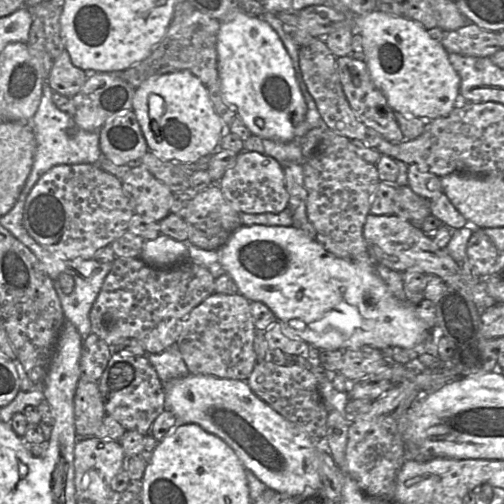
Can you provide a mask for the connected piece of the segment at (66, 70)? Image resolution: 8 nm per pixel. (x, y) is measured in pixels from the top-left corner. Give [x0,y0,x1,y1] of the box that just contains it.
[48,49,87,97]

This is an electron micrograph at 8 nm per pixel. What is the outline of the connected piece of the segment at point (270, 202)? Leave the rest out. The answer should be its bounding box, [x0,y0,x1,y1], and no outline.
[218,151,289,214]

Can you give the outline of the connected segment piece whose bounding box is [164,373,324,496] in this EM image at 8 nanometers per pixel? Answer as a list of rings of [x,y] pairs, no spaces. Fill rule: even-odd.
[[[189,374],[164,384],[165,409],[172,412],[178,424],[198,424],[205,431],[225,441],[237,454],[246,470],[250,470],[267,488],[291,496],[301,495],[307,489],[321,488],[319,475],[320,448],[324,442],[313,441],[294,423],[288,421],[270,405],[261,400],[247,381]]]

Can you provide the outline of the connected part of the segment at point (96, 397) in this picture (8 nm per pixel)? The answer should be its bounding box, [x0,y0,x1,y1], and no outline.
[74,377,105,438]

